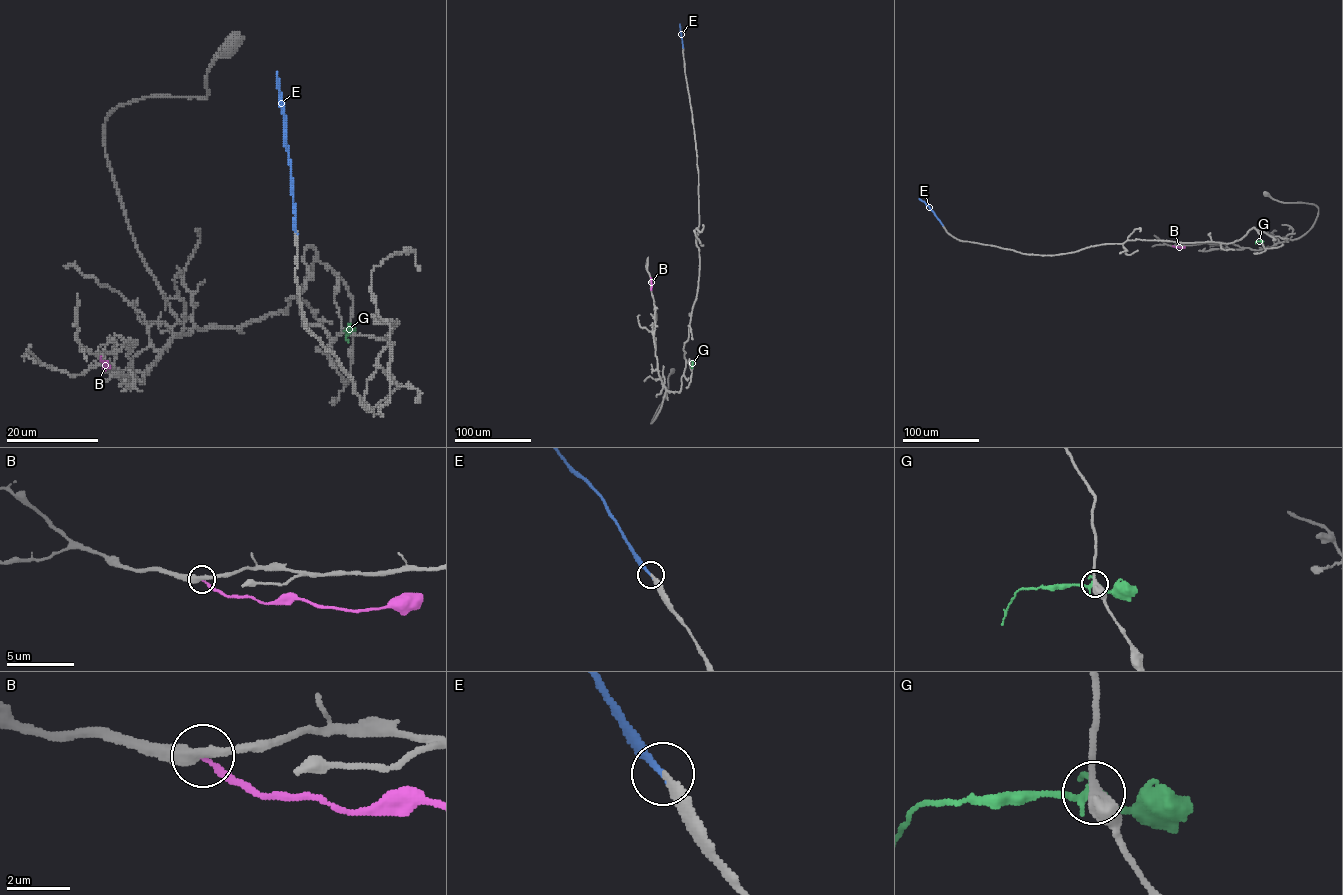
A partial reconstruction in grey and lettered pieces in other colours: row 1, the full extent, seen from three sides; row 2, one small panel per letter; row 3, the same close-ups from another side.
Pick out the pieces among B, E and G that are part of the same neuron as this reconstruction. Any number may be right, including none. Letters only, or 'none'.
E

